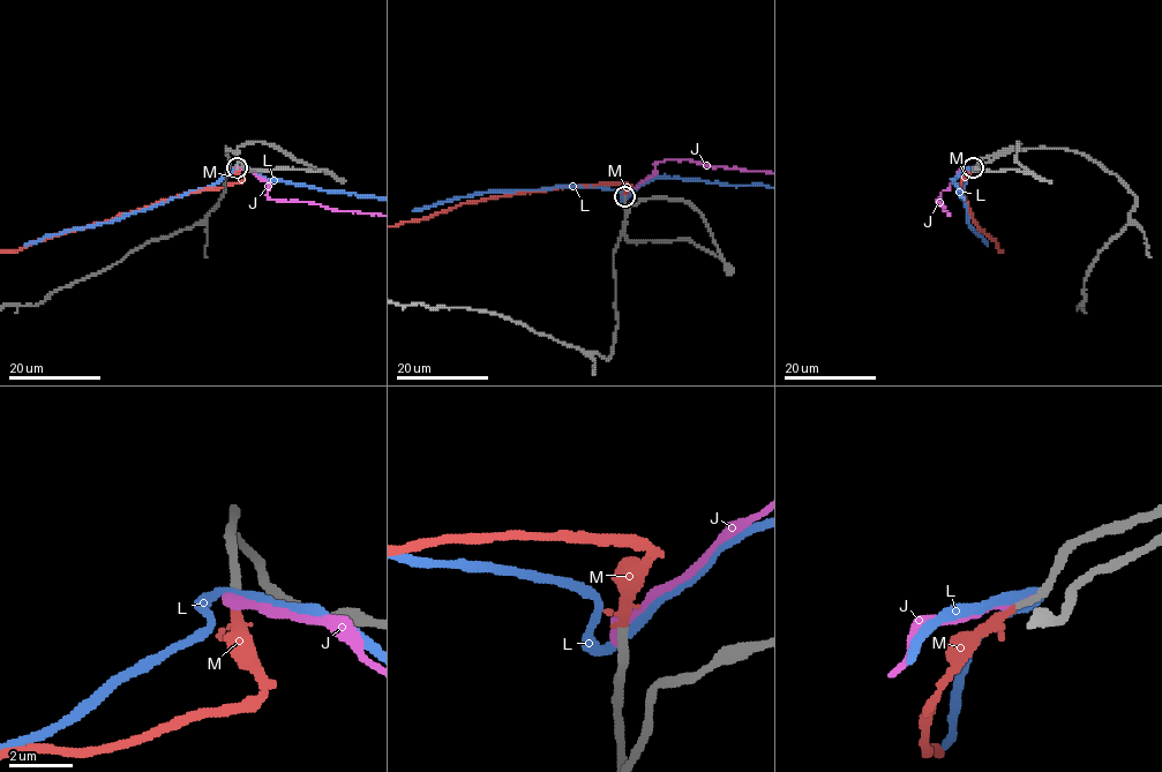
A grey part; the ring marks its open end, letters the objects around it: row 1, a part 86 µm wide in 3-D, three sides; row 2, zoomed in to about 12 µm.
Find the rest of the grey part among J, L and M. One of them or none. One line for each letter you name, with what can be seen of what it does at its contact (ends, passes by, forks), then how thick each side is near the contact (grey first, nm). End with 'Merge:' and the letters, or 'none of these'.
M: it passes by | 240/200 nm
Merge: M

